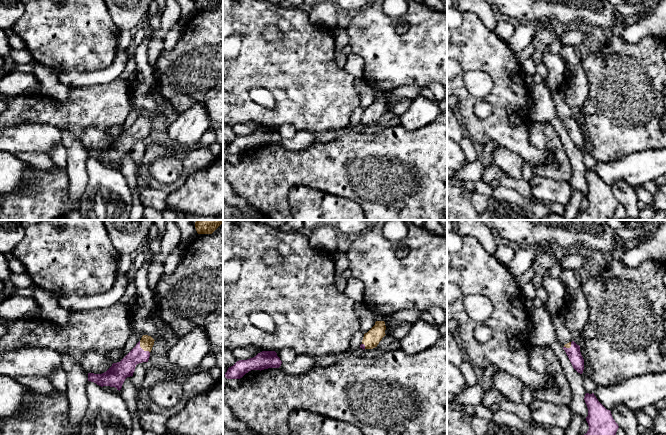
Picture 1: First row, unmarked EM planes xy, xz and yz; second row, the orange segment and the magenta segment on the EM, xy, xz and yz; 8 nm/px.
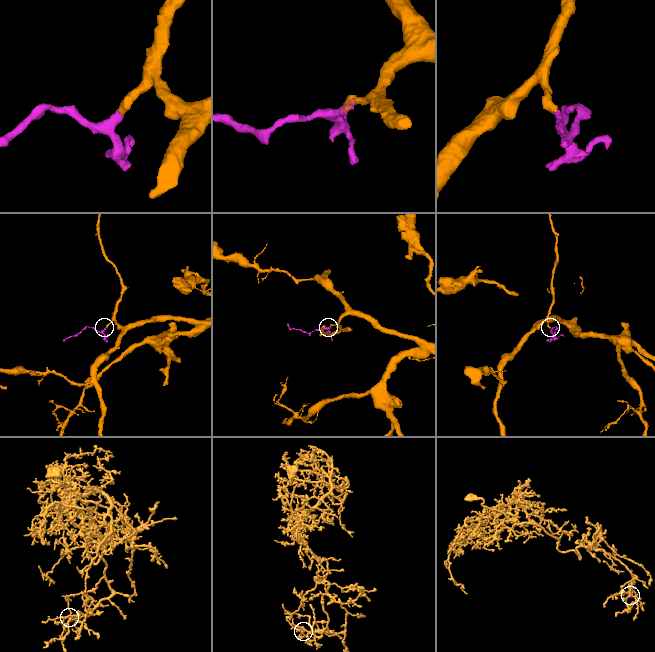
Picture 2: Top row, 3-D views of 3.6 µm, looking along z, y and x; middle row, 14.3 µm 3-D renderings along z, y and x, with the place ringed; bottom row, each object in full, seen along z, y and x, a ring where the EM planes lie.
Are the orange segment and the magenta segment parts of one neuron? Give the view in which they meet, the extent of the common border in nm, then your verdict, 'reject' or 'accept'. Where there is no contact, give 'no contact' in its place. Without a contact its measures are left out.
xy | 130 nm | accept

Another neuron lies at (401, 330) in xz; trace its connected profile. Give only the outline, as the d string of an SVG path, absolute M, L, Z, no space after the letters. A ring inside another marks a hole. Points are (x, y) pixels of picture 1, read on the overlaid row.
M375 314L375 321L384 321L386 326L385 334L386 335L391 334L392 338L398 340L405 337L412 327L412 323L410 322L401 322L396 327L392 327L388 322L388 318L380 314Z

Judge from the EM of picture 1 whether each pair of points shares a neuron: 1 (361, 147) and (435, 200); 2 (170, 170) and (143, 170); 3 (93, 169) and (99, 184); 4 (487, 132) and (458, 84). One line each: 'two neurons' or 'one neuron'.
1: one neuron
2: two neurons
3: one neuron
4: one neuron

